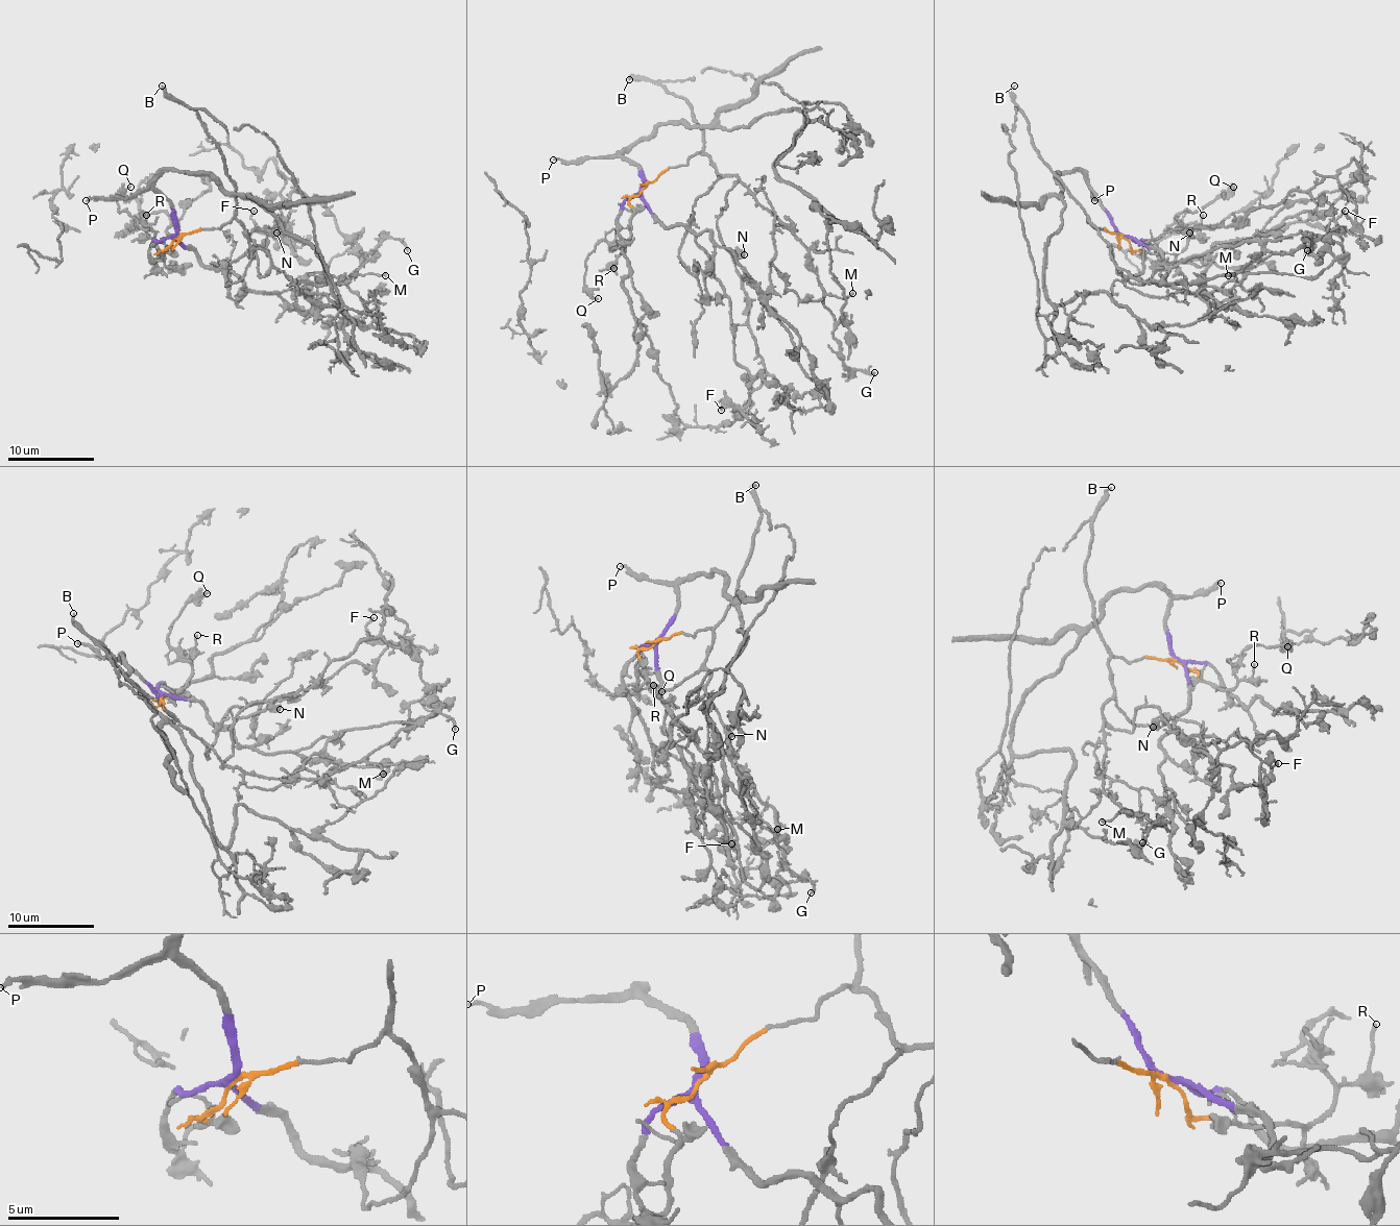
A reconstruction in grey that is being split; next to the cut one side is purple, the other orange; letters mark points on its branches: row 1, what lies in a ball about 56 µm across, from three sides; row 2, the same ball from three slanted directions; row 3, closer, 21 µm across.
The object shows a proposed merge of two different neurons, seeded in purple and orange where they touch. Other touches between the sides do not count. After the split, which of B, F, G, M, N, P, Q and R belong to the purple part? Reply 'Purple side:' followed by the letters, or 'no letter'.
Purple side: F, P

